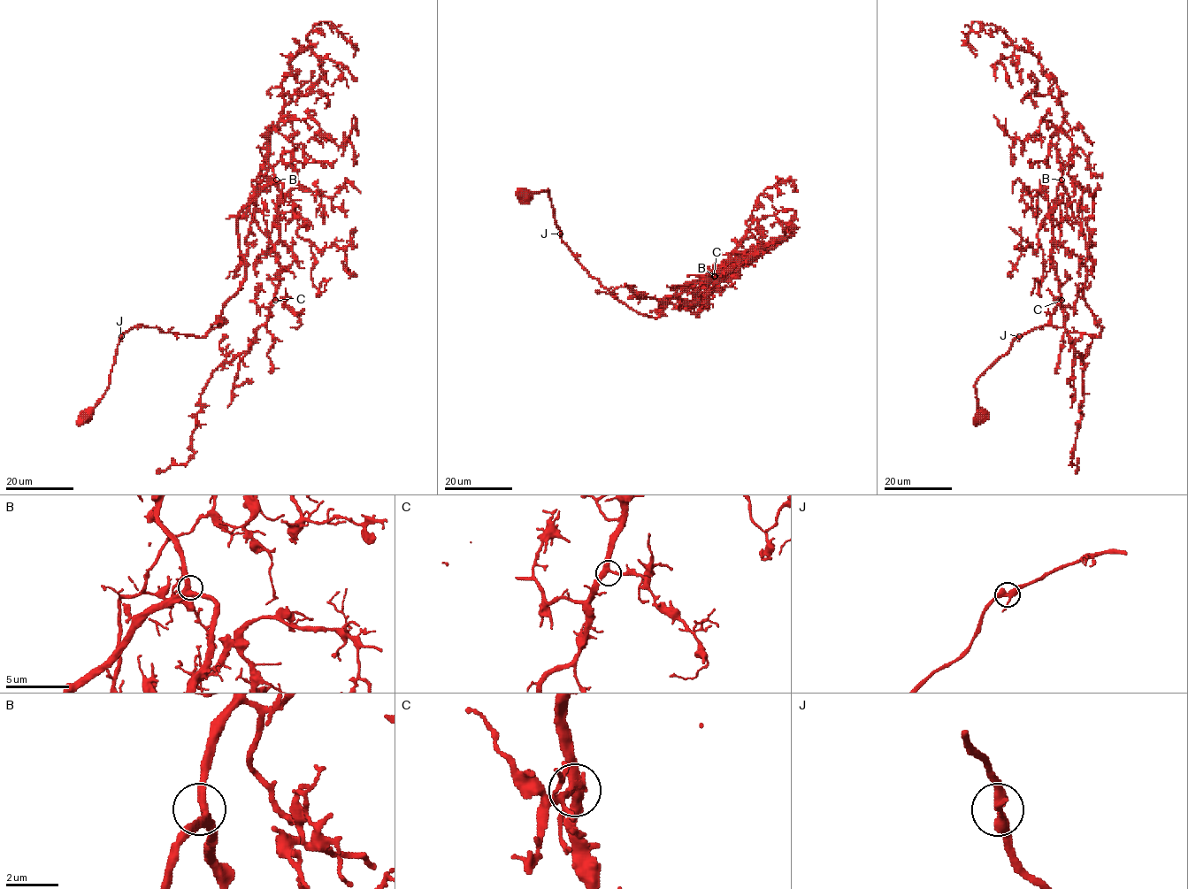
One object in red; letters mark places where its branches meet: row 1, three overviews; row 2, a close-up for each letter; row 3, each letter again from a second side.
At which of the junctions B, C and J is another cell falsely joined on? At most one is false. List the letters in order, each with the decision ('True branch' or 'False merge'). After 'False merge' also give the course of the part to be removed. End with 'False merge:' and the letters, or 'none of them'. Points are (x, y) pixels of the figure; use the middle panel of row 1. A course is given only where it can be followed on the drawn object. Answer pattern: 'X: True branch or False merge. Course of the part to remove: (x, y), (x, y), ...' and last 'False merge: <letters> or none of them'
B: True branch
C: True branch
J: True branch
False merge: none of them

